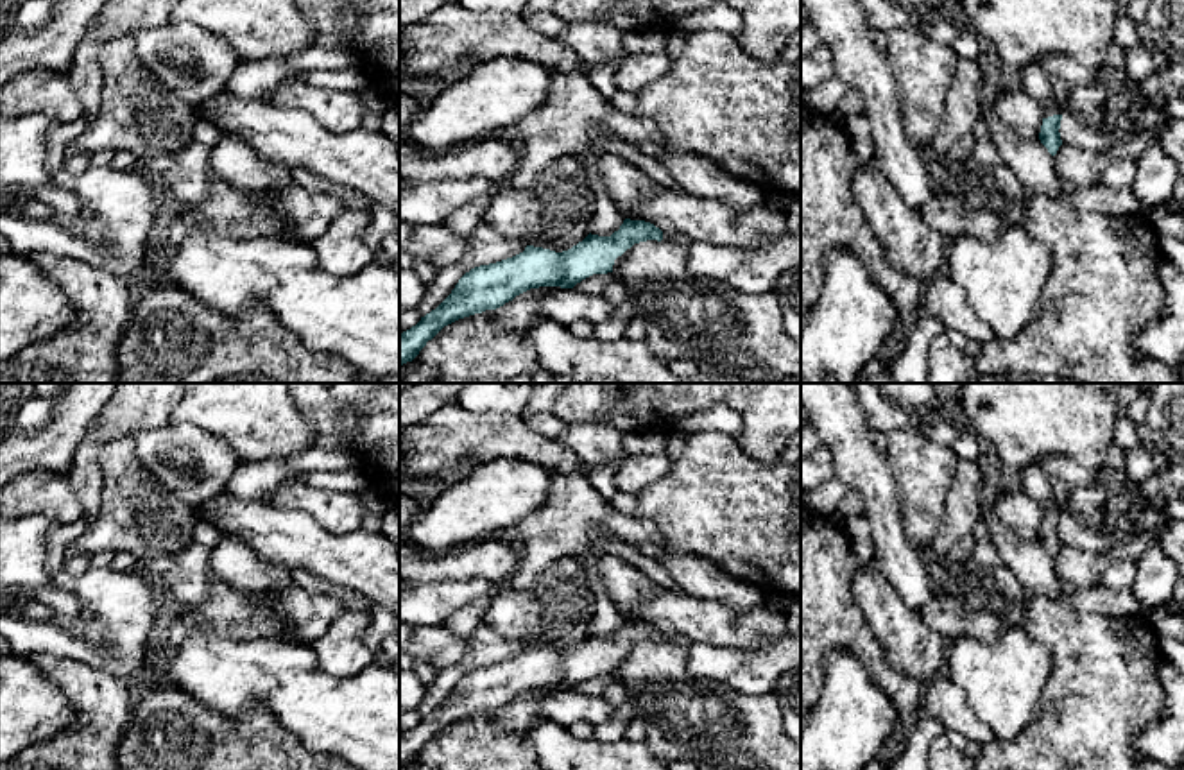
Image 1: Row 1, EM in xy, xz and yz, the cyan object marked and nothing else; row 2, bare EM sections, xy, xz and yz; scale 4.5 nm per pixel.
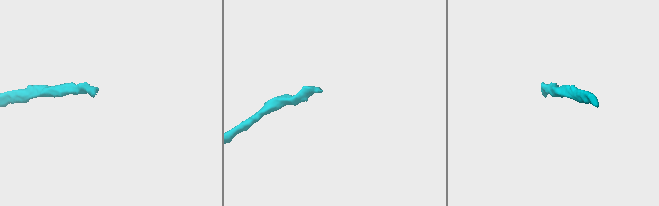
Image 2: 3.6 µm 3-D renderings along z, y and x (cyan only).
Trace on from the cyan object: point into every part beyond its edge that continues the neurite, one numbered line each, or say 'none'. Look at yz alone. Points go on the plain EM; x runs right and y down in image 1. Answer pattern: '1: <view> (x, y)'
1: yz (1034, 480)

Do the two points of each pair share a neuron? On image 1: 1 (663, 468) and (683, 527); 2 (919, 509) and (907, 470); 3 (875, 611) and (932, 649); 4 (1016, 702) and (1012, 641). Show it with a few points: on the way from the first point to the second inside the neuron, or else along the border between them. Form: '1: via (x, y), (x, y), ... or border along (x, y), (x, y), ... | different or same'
1: border along (672, 461), (672, 470), (651, 482), (636, 496) | different
2: via (919, 500), (919, 482), (916, 479) | same
3: via (889, 620), (918, 647) | same
4: via (1014, 688), (1014, 656) | same

